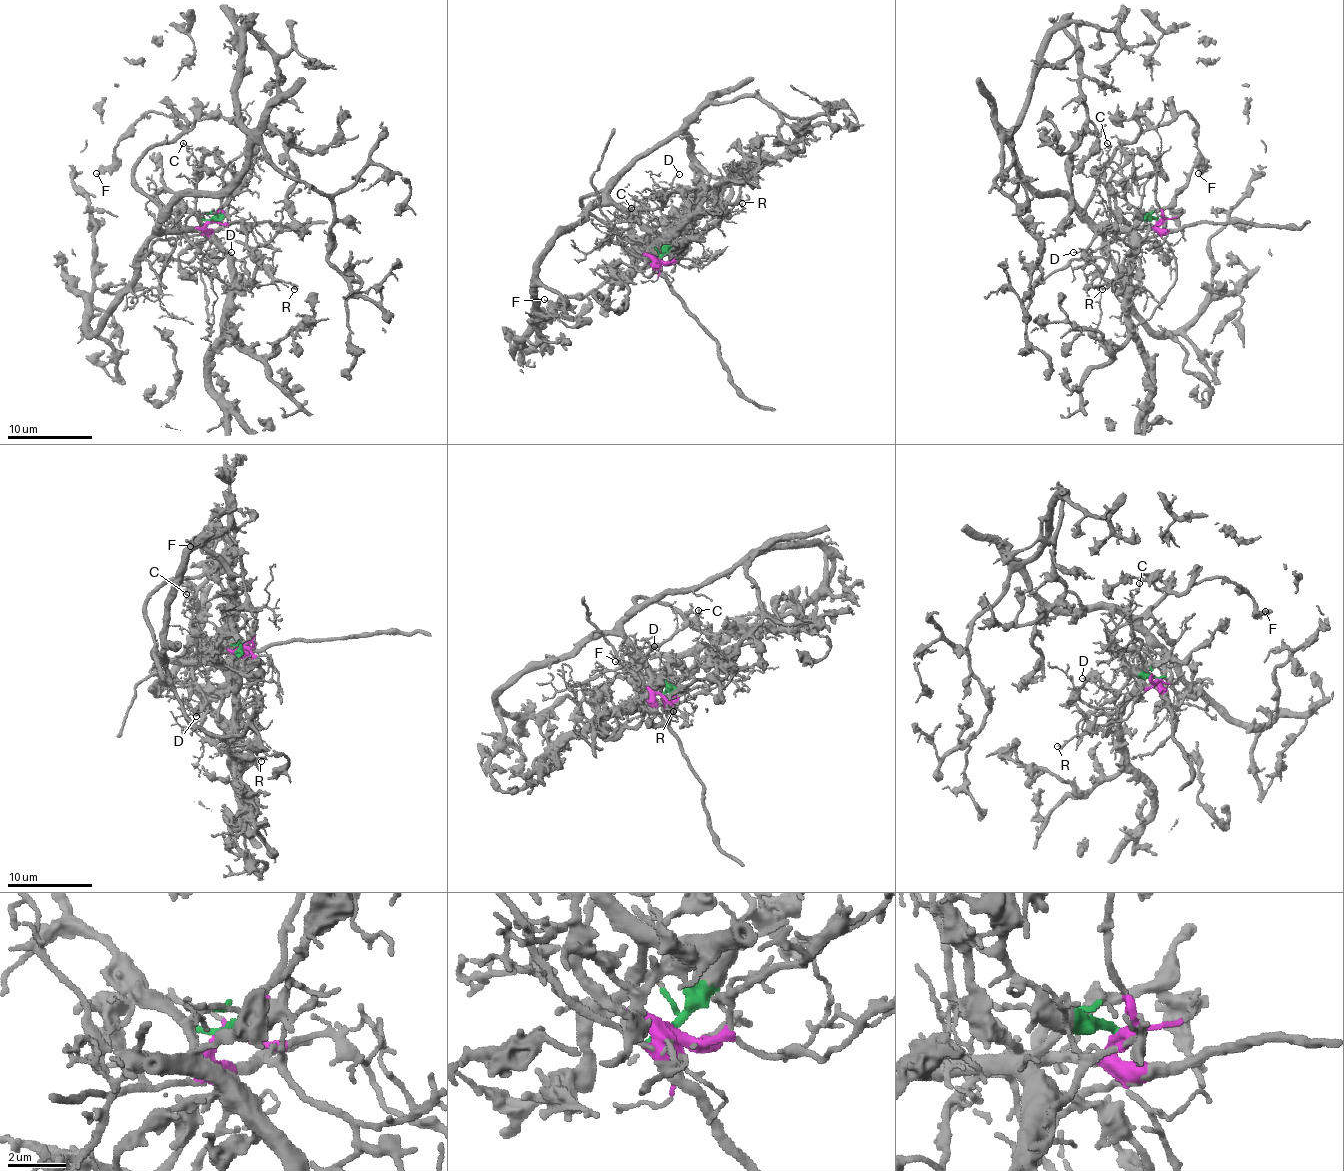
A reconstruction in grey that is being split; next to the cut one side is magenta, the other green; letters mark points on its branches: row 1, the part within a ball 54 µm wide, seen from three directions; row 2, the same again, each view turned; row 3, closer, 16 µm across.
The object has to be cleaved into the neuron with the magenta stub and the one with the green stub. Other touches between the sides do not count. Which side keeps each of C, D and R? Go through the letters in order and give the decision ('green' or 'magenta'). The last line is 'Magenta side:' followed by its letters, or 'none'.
C: magenta
D: magenta
R: magenta
Magenta side: C, D, R

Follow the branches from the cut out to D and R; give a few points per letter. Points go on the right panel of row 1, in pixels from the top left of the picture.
D: (1159, 221), (1153, 227), (1117, 233), (1108, 242), (1106, 259), (1085, 257), (1079, 250), (1072, 252)
R: (1159, 221), (1147, 233), (1138, 250), (1123, 261), (1123, 267), (1111, 284), (1102, 288)

